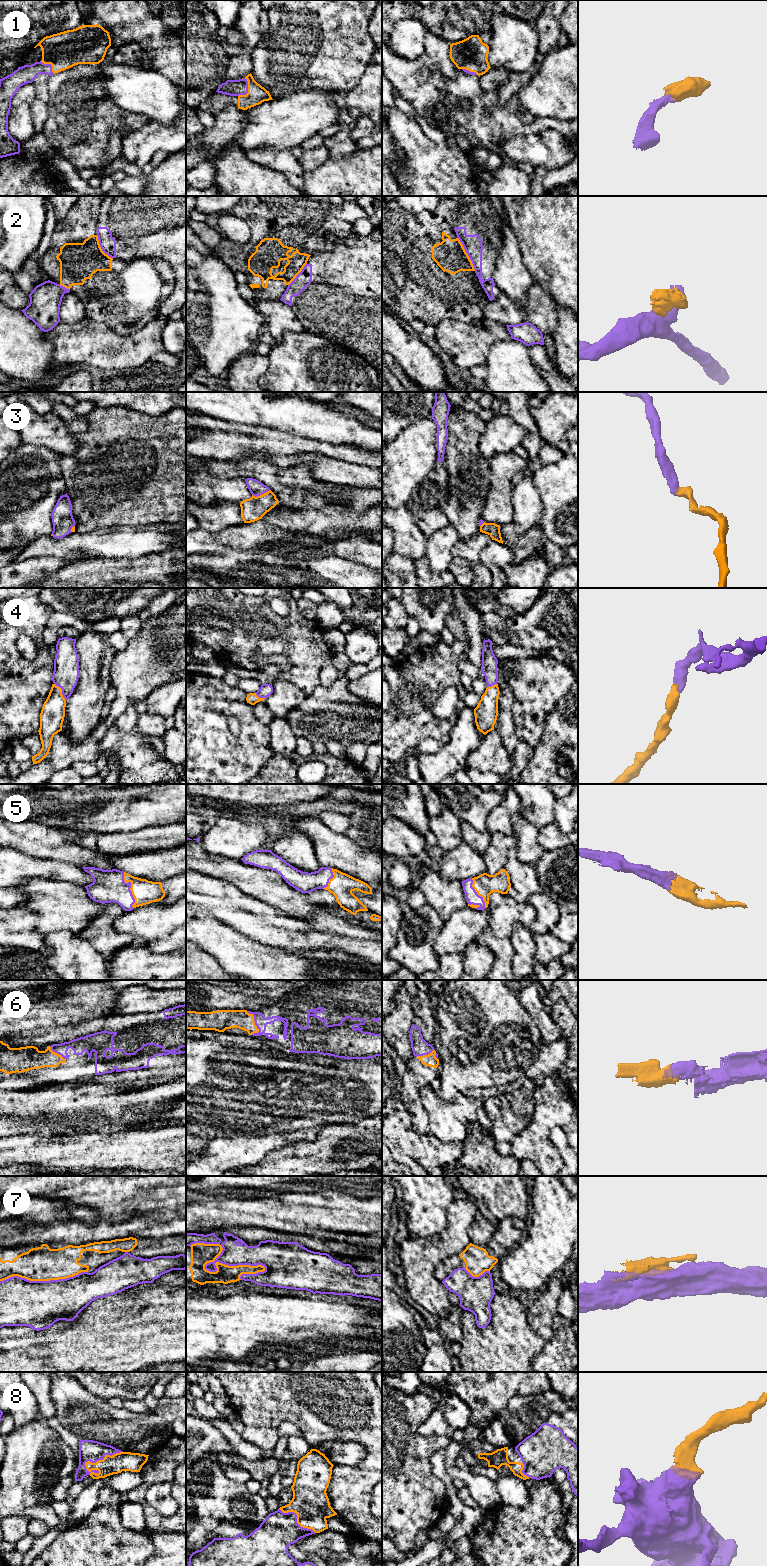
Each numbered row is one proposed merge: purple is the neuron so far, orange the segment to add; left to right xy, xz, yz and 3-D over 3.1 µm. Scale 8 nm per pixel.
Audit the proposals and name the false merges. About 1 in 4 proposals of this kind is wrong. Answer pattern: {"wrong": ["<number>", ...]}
{"wrong": ["2", "7"]}

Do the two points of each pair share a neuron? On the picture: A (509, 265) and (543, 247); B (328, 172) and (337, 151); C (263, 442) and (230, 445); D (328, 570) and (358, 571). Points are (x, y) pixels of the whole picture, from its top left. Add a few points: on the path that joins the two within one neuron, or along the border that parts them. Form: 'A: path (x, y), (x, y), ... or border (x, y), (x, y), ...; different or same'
A: border (516, 235), (522, 258), (533, 279); different
B: border (356, 151), (338, 159), (329, 159); different
C: path (255, 442), (238, 442); same
D: path (335, 571), (351, 571); same

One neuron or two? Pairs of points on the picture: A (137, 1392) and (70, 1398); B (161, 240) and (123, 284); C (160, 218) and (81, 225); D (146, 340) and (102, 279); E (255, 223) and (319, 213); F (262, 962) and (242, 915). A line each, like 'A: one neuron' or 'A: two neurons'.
A: two neurons
B: two neurons
C: two neurons
D: two neurons
E: one neuron
F: two neurons

